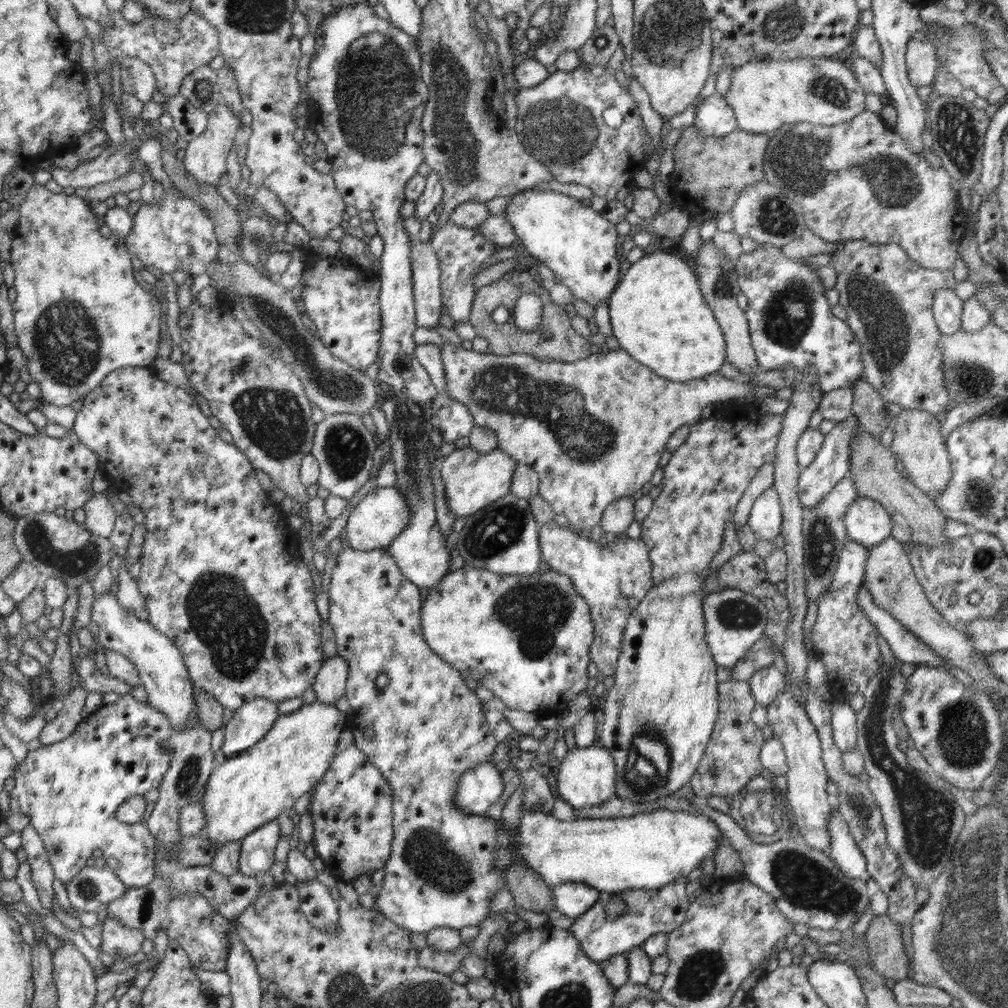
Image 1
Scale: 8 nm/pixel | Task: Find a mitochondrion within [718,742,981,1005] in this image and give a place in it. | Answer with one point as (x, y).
(806, 883)

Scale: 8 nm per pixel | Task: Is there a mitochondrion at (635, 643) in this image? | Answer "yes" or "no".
no

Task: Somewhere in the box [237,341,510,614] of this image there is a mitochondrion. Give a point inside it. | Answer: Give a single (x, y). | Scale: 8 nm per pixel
(409, 419)

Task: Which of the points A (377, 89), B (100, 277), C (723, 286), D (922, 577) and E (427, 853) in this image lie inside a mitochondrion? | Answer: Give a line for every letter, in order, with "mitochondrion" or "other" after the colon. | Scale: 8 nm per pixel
A: mitochondrion
B: other
C: mitochondrion
D: other
E: mitochondrion

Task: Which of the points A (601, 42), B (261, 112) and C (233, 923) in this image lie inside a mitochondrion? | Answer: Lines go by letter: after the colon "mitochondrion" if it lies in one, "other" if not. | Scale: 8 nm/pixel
A: mitochondrion
B: other
C: other

